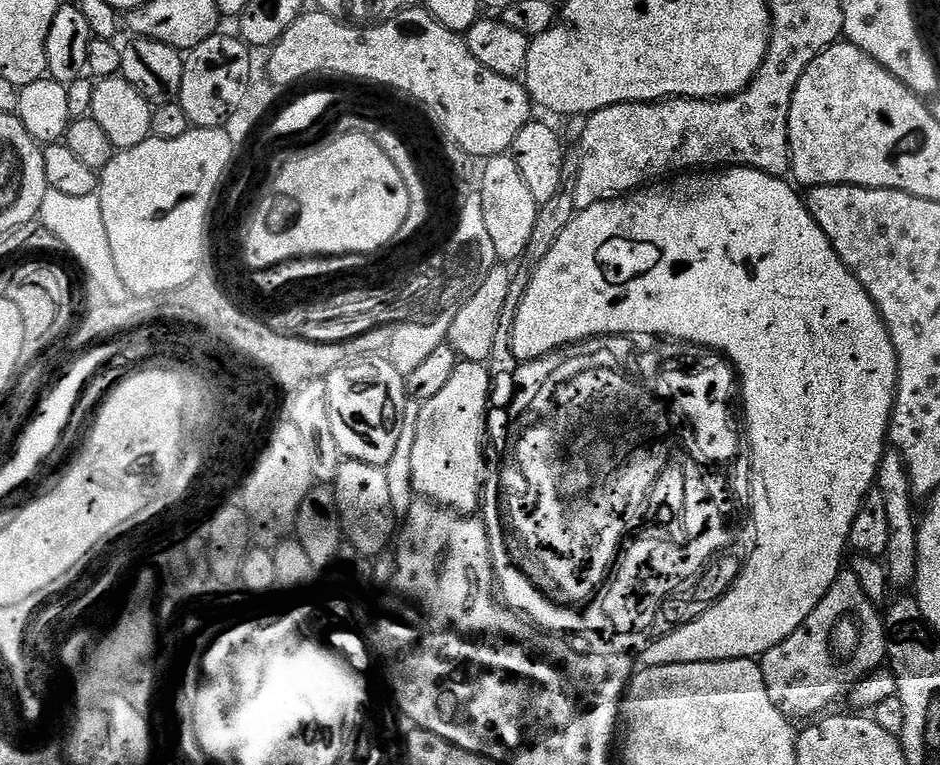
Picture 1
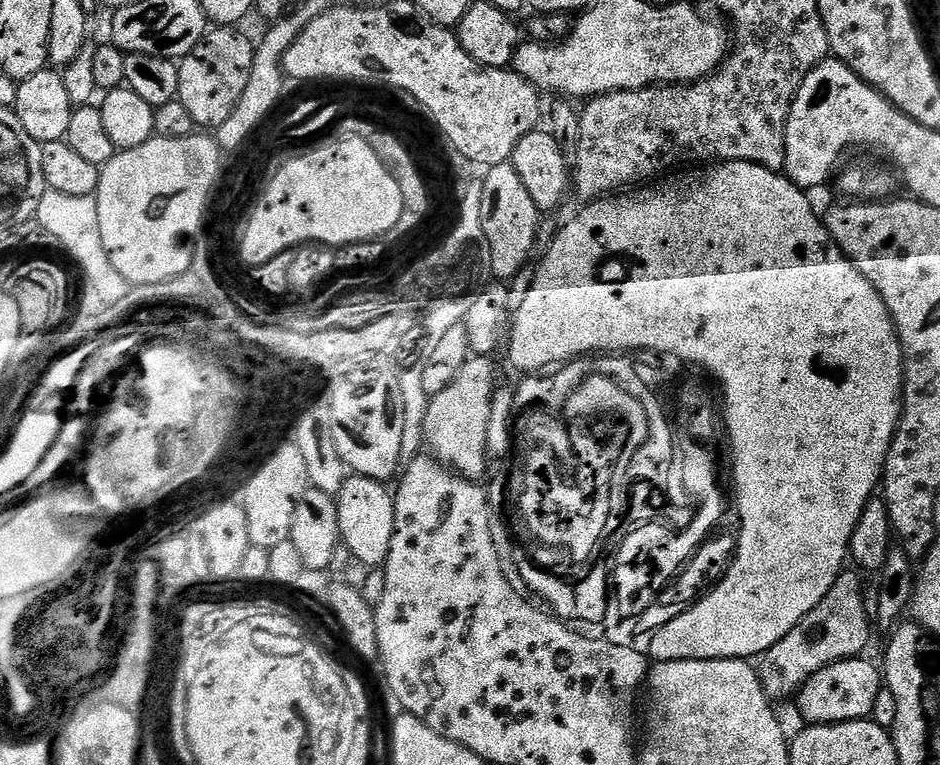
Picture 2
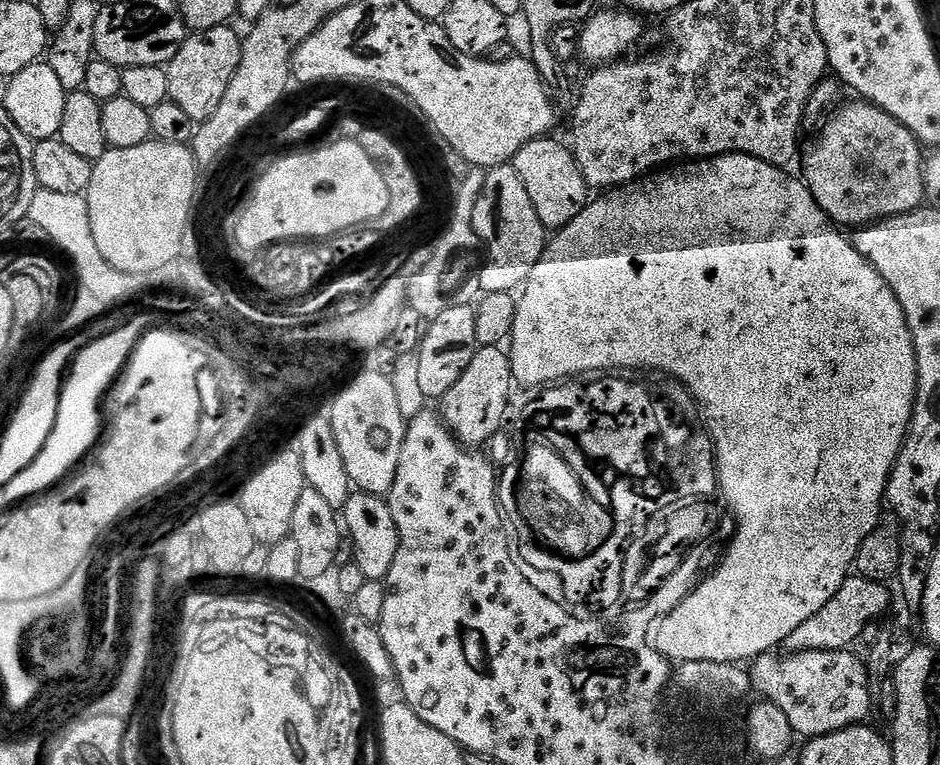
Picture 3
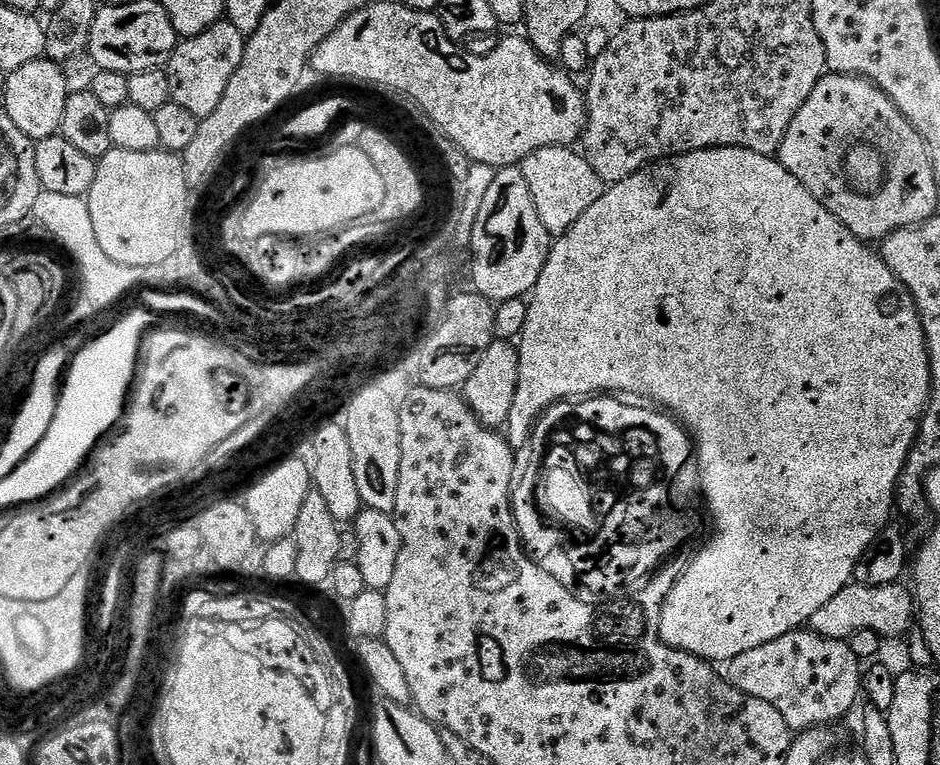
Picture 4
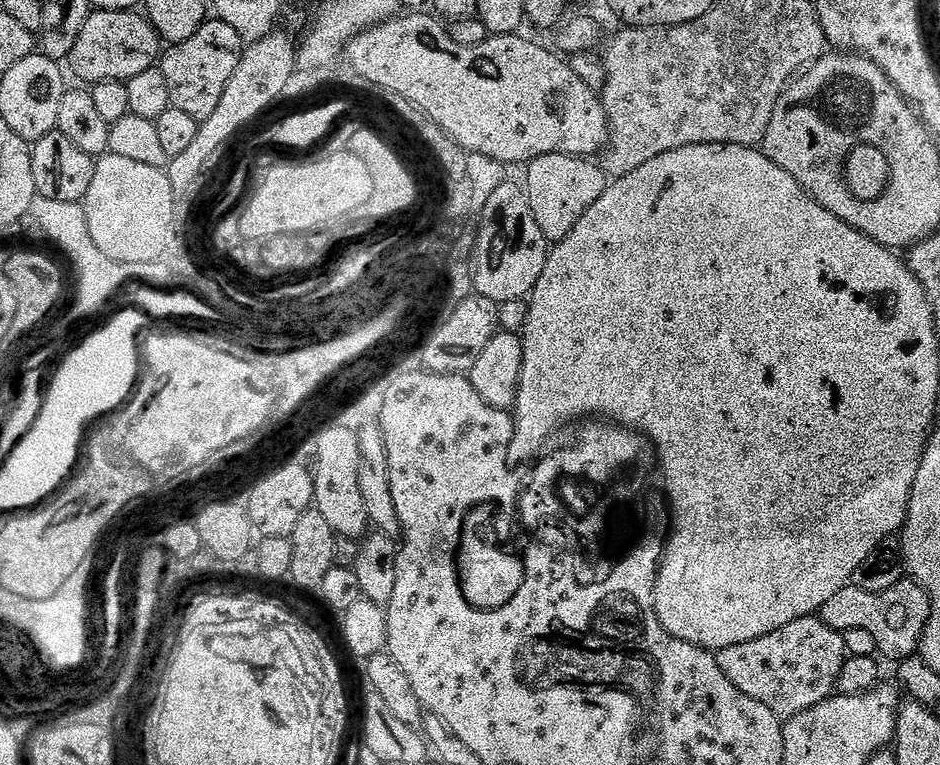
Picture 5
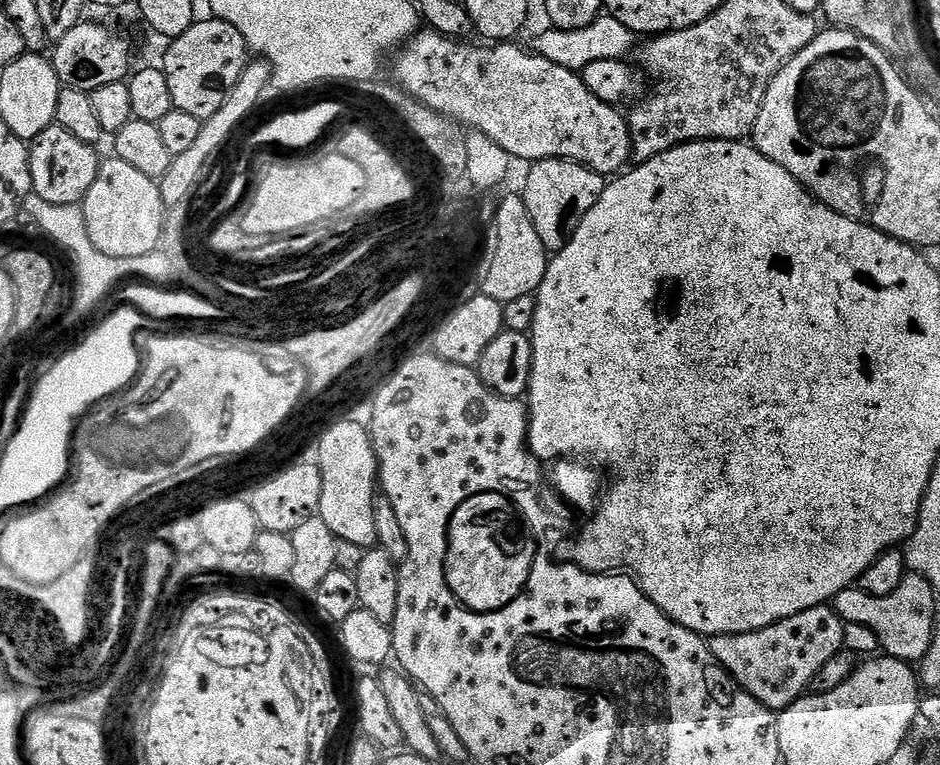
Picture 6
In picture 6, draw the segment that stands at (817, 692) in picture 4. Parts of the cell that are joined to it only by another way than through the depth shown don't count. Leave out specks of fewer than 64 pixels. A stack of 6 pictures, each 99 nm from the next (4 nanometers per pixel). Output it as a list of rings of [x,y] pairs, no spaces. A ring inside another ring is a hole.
[[[823,604],[802,610],[794,618],[782,618],[782,622],[774,622],[774,626],[762,630],[713,636],[708,640],[708,649],[739,688],[779,714],[811,689],[812,679],[822,666],[844,648],[844,628],[835,607]]]

